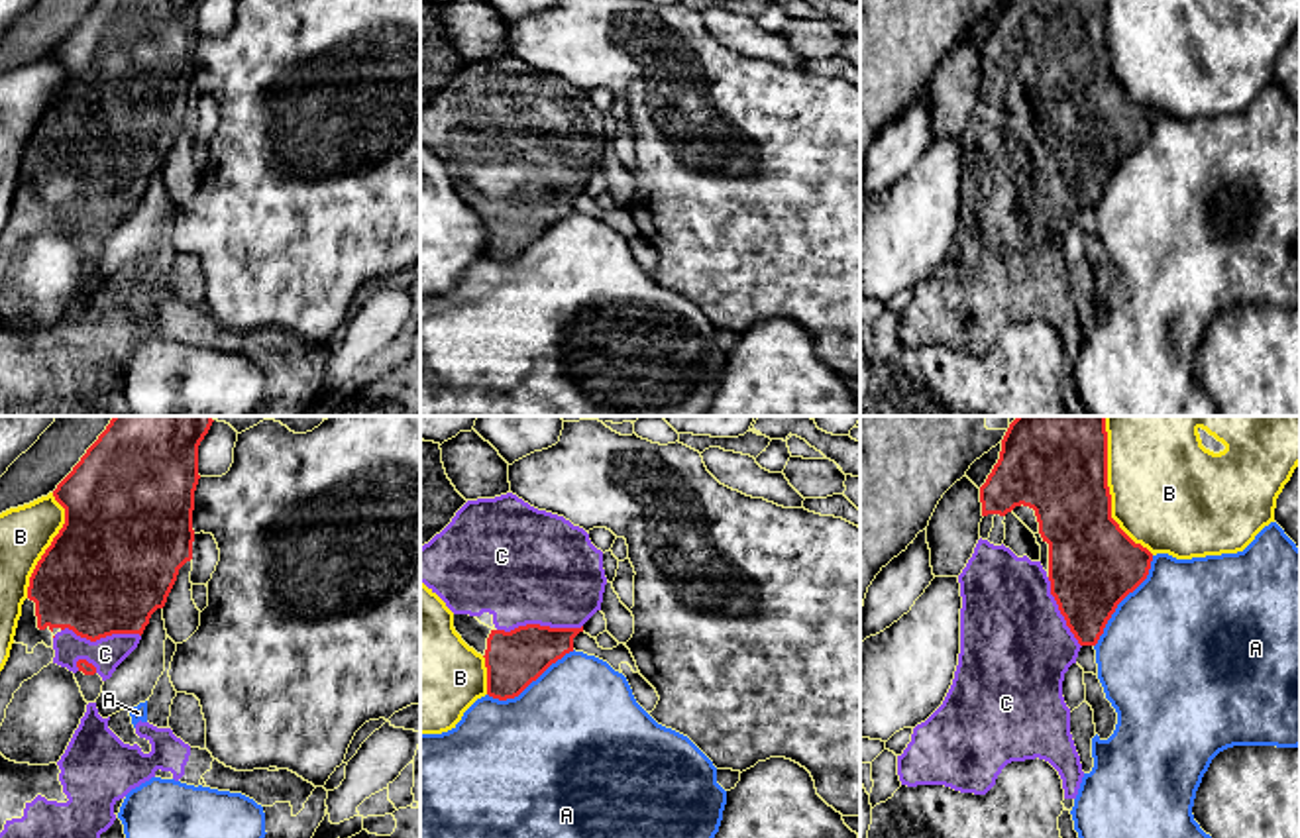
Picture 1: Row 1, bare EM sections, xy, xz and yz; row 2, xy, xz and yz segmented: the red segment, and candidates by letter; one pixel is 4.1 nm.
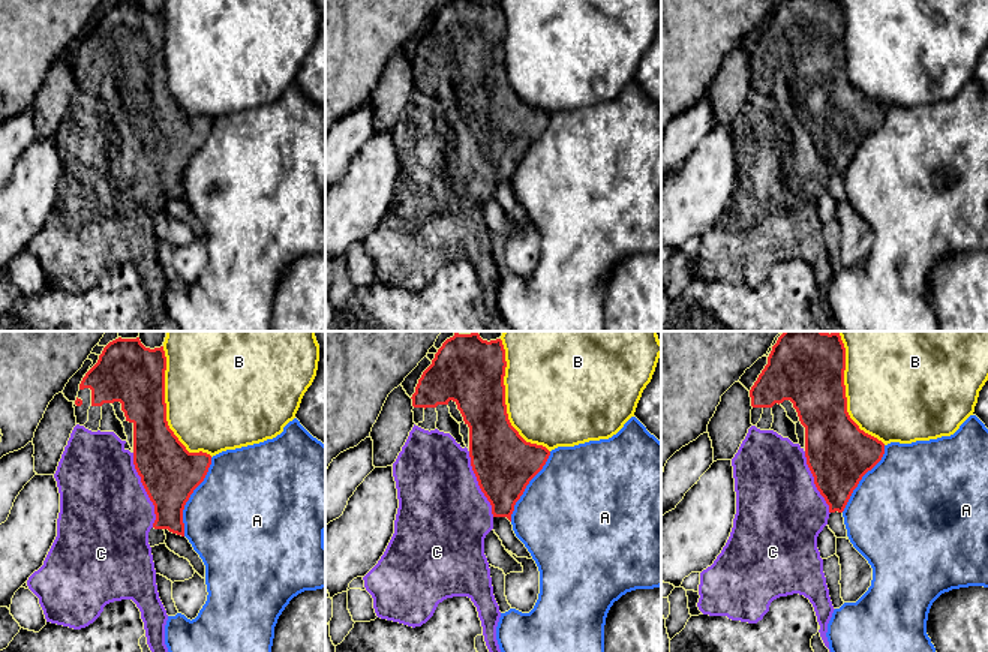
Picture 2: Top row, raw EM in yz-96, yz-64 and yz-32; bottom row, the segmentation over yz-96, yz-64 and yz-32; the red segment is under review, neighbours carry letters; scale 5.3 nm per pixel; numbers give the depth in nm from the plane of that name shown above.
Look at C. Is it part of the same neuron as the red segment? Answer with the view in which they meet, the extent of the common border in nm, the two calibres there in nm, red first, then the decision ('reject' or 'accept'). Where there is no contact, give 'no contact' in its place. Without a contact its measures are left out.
contact in xz; length 360 nm; calibres 240 and 480 nm; accept

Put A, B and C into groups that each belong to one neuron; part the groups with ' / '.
A / B / C

